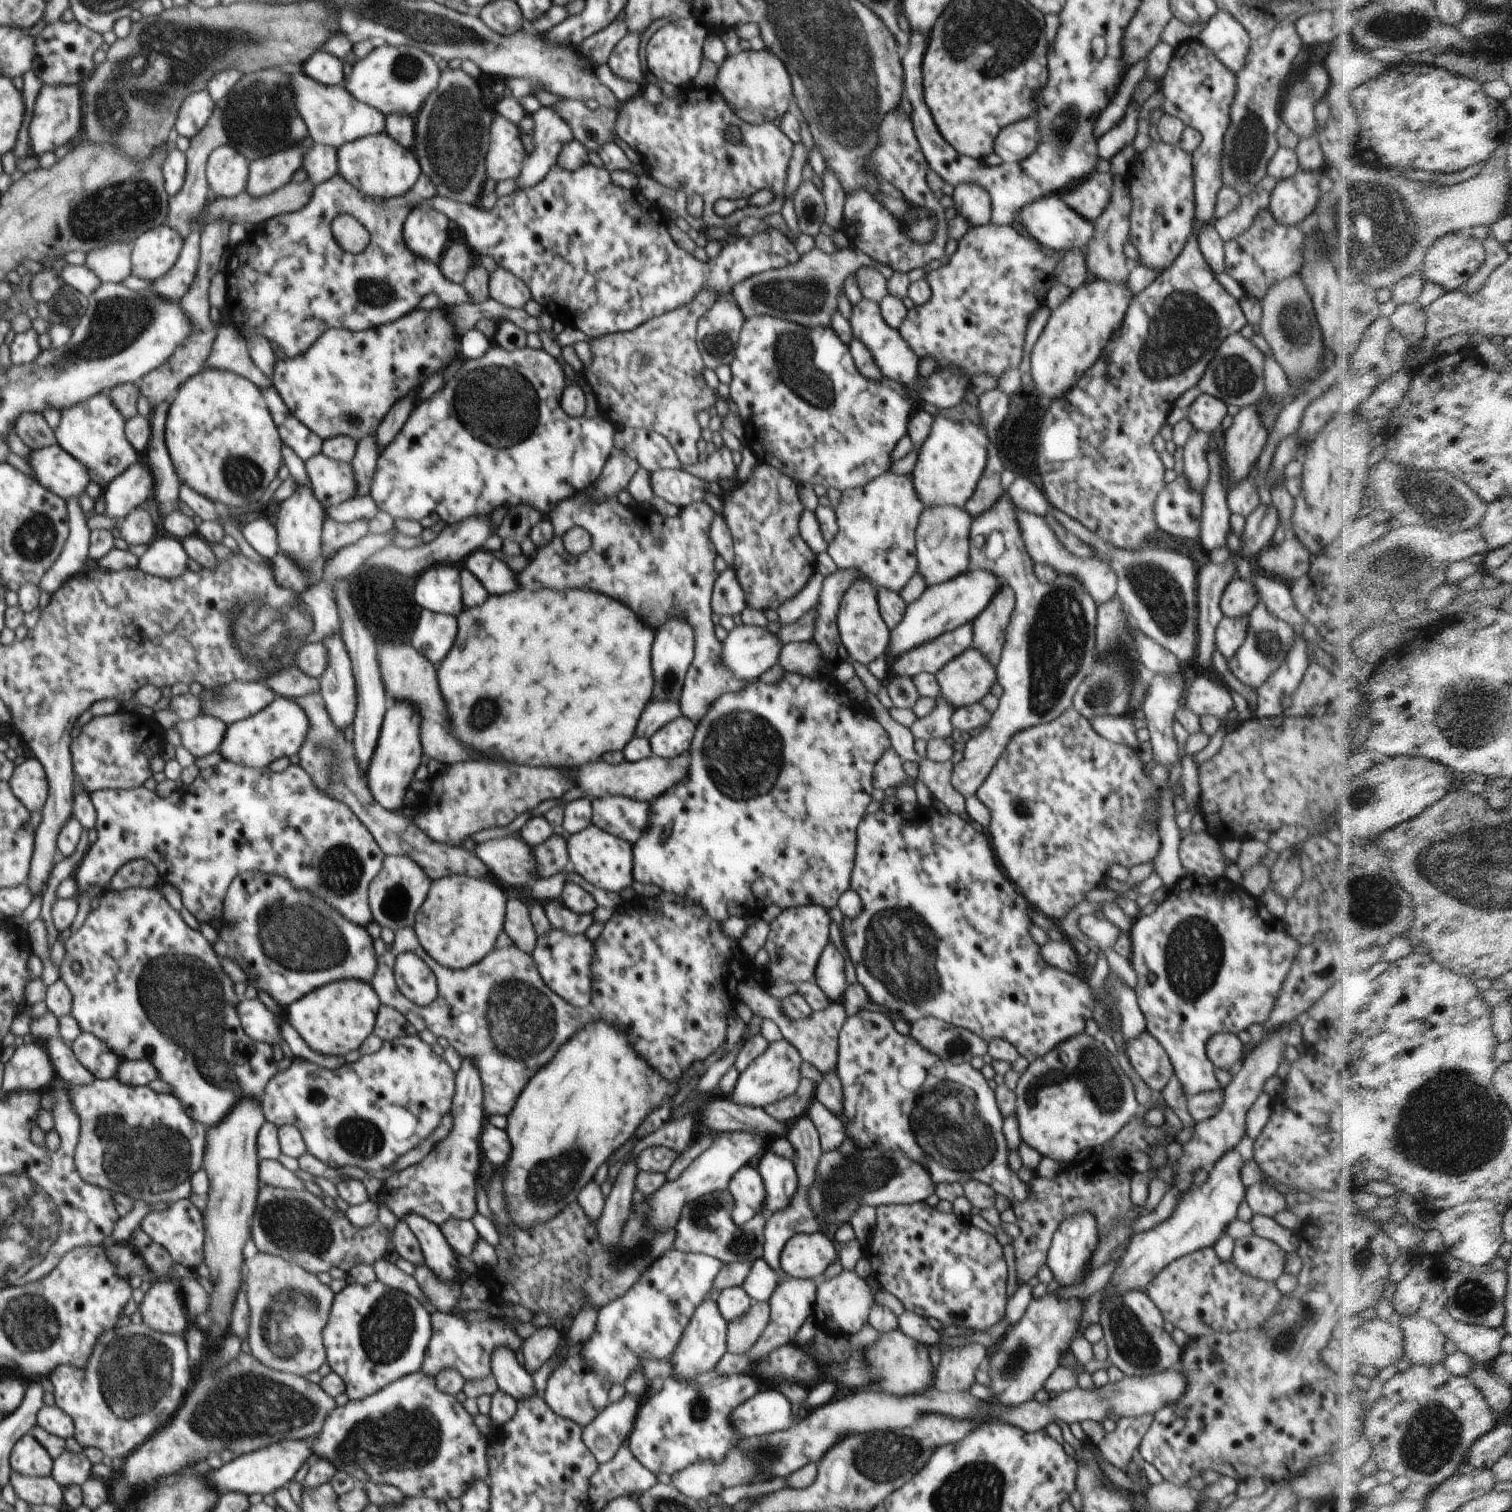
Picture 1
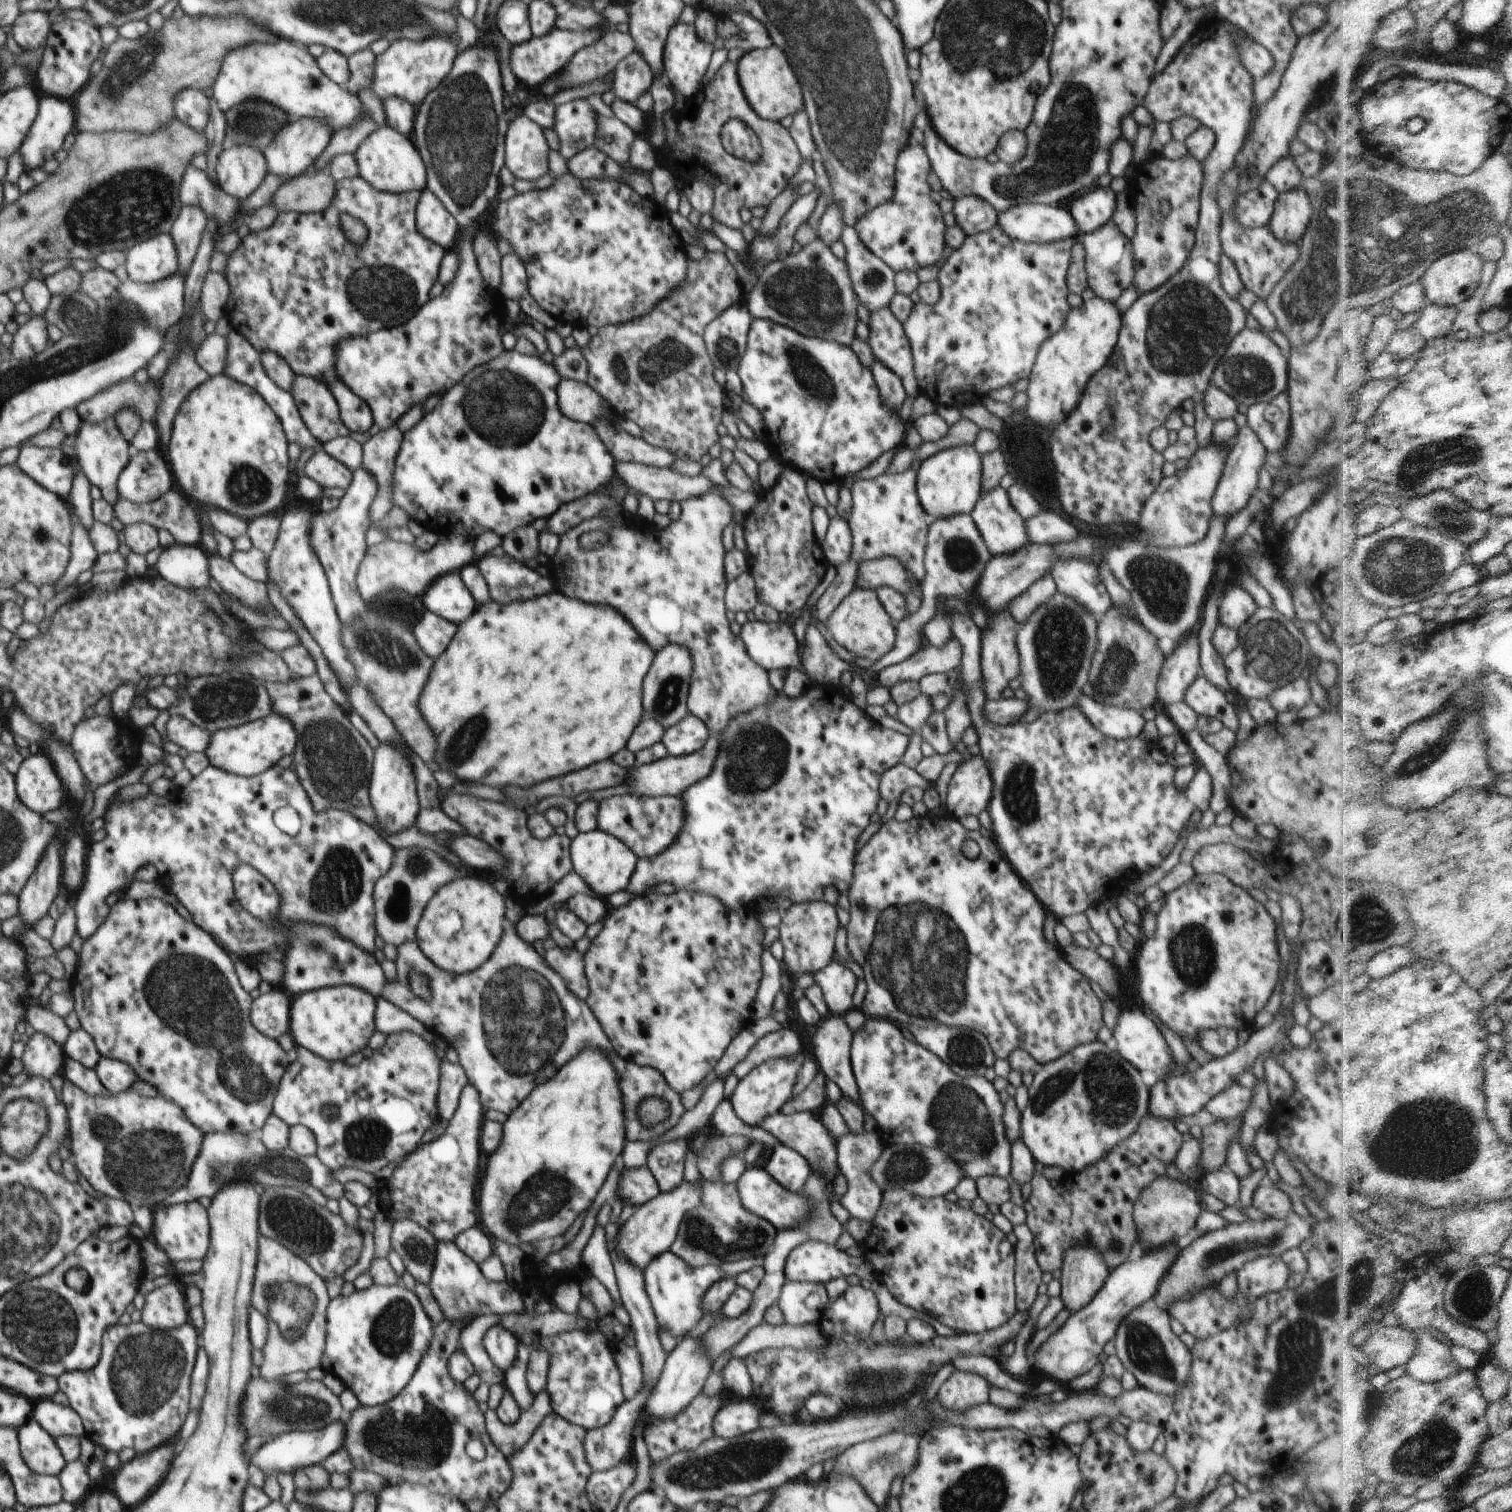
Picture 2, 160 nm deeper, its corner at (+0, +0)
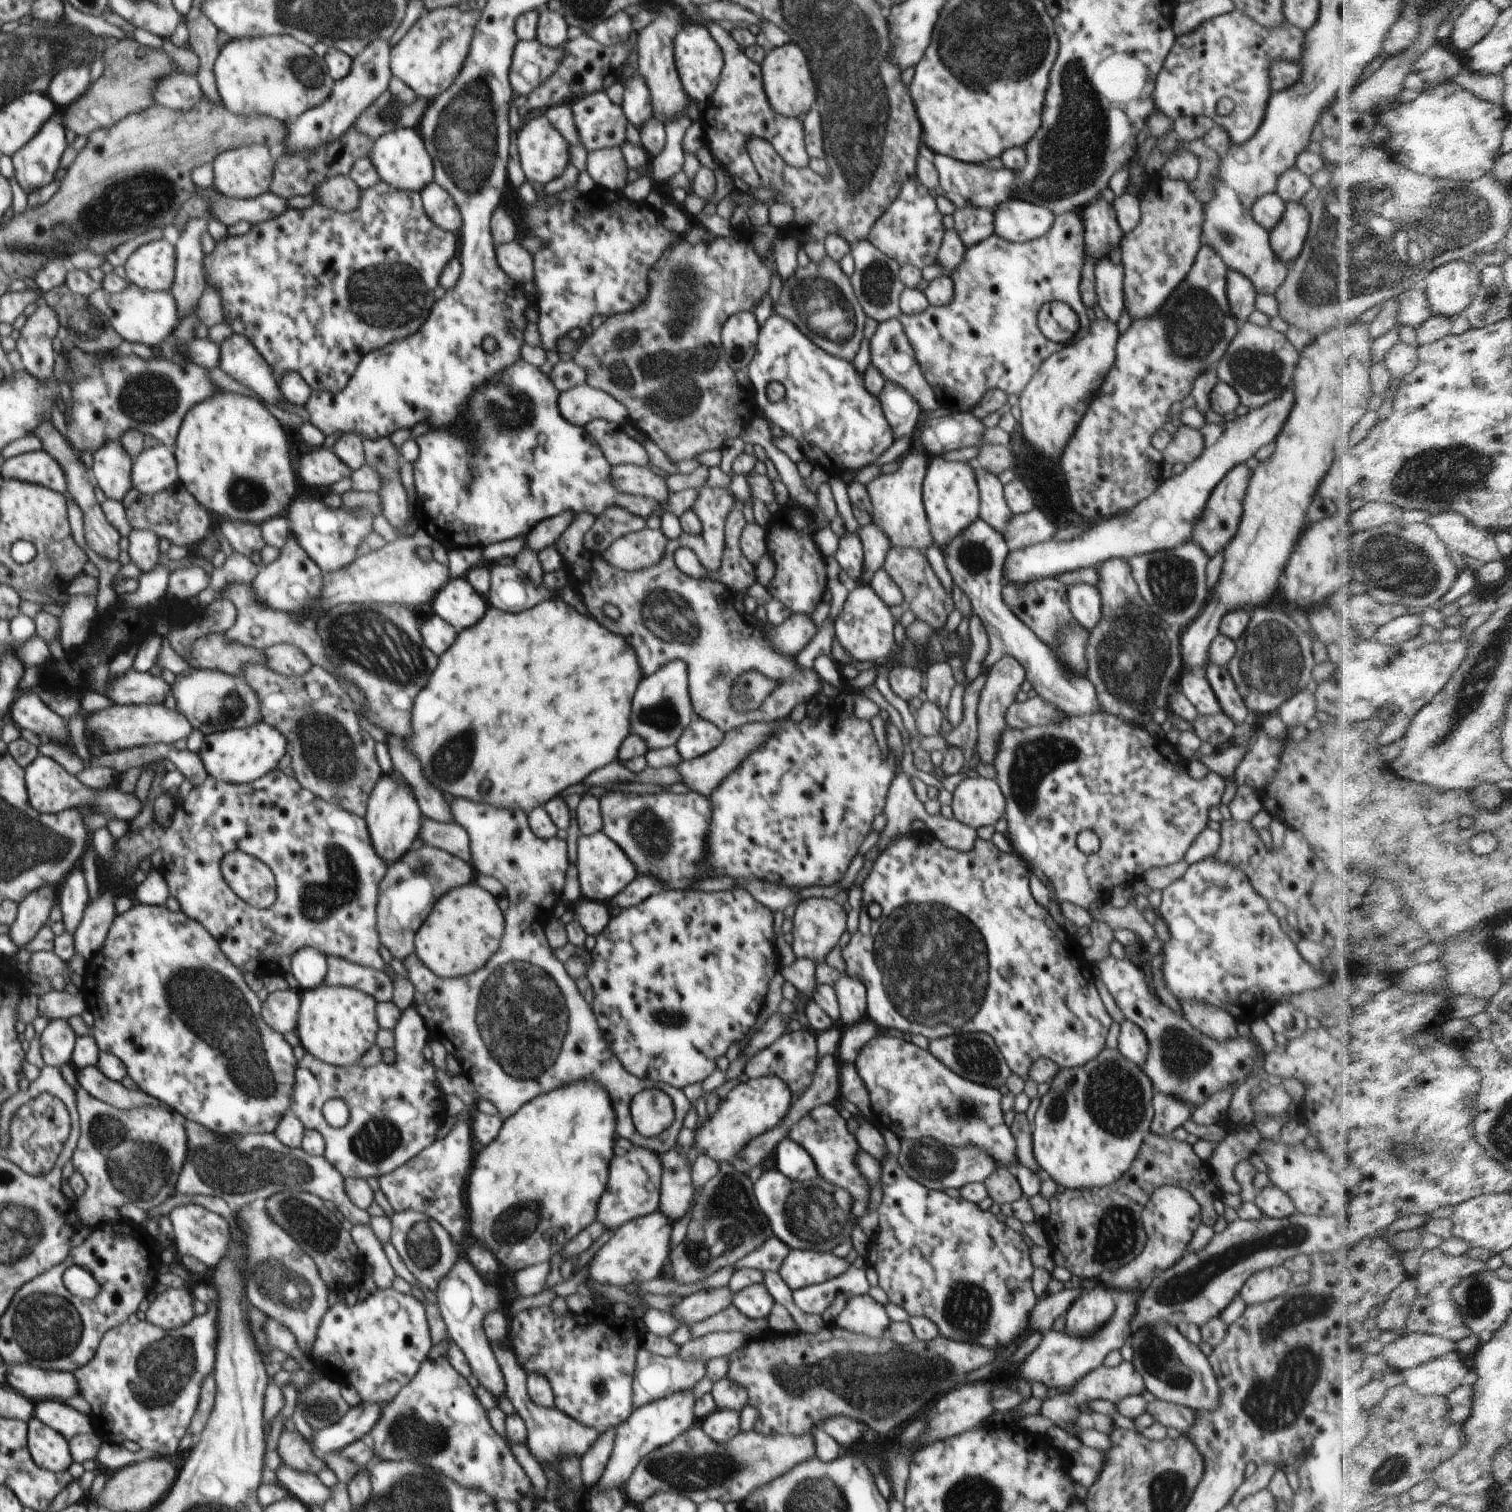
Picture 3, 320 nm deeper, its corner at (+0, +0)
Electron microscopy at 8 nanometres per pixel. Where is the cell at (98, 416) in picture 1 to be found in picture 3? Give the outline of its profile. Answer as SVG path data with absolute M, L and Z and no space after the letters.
M107 440L104 446L92 452L92 457L92 480L107 499L121 502L133 488L130 472L134 458L128 455L120 441L112 440Z

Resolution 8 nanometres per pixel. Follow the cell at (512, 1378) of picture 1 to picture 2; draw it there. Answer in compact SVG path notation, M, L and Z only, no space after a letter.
M495 1325L486 1332L482 1342L484 1350L486 1350L486 1353L490 1356L490 1360L500 1368L500 1372L508 1372L508 1368L512 1366L512 1362L516 1360L518 1354L517 1338L512 1336L510 1332L506 1332L502 1326Z

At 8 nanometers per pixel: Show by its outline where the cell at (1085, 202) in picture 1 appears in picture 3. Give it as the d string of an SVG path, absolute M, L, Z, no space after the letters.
M1100 196L1079 213L1084 225L1085 252L1096 260L1119 248L1124 234L1118 226L1113 204Z

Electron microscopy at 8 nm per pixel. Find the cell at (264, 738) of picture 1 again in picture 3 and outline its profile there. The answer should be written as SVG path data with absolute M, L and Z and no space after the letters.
M261 721L251 728L229 729L204 735L199 756L207 775L212 778L229 784L249 784L277 769L279 761L287 753L287 746L286 736L278 728Z

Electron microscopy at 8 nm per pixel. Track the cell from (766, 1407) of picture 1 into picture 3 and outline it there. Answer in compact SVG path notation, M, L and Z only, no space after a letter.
M717 1409L699 1423L706 1436L719 1444L725 1444L740 1433L740 1413L736 1410Z

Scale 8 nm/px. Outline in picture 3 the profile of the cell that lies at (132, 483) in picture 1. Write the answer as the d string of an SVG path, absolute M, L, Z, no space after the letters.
M162 444L143 449L133 459L130 474L132 486L146 496L166 490L179 479L174 453Z

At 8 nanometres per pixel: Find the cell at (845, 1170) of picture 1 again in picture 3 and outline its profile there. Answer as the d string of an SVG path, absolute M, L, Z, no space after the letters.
M934 1138L900 1139L900 1152L897 1162L912 1180L932 1191L944 1191L947 1188L960 1189L971 1183L984 1183L986 1178L997 1170L996 1160L978 1146L945 1145Z

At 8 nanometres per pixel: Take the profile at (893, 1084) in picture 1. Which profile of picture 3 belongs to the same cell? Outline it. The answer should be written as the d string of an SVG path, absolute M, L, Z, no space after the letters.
M875 1035L858 1052L855 1068L868 1090L873 1116L879 1128L890 1130L898 1139L934 1138L945 1145L978 1146L996 1160L996 1168L1008 1168L1016 1161L1016 1142L1010 1132L1008 1116L1002 1111L1003 1095L998 1089L961 1078L937 1060L929 1050L918 1048L907 1037Z

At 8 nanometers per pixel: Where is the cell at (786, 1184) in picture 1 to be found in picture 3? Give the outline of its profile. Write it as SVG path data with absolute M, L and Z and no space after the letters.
M782 1140L776 1146L775 1159L777 1171L791 1180L806 1182L818 1177L814 1160L800 1144L794 1143L794 1140Z

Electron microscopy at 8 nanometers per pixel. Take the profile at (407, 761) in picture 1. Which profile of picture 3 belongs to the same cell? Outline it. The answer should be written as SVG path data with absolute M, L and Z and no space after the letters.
M382 773L372 793L368 798L366 822L372 847L378 858L382 858L386 865L400 860L411 849L412 843L419 836L420 826L423 826L423 814L412 792L412 788L401 779L393 779L391 773Z

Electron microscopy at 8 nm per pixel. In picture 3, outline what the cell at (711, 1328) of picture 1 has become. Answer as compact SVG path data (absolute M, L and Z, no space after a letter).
M684 1390L684 1392L676 1392L676 1394L660 1398L660 1400L652 1400L650 1404L644 1404L640 1408L633 1408L628 1419L615 1429L614 1448L602 1478L597 1483L598 1488L602 1488L602 1490L624 1489L626 1482L632 1476L632 1472L635 1472L636 1466L642 1458L673 1442L678 1436L695 1426L697 1424L694 1415L696 1401L692 1390Z

